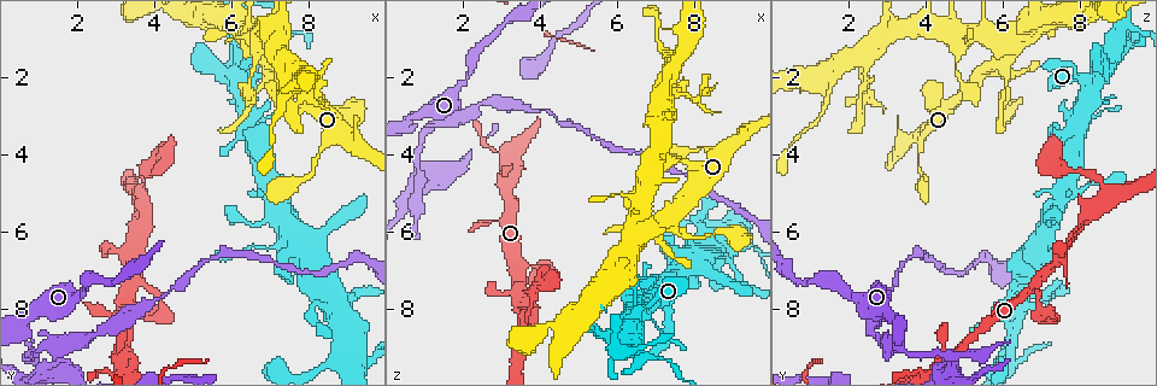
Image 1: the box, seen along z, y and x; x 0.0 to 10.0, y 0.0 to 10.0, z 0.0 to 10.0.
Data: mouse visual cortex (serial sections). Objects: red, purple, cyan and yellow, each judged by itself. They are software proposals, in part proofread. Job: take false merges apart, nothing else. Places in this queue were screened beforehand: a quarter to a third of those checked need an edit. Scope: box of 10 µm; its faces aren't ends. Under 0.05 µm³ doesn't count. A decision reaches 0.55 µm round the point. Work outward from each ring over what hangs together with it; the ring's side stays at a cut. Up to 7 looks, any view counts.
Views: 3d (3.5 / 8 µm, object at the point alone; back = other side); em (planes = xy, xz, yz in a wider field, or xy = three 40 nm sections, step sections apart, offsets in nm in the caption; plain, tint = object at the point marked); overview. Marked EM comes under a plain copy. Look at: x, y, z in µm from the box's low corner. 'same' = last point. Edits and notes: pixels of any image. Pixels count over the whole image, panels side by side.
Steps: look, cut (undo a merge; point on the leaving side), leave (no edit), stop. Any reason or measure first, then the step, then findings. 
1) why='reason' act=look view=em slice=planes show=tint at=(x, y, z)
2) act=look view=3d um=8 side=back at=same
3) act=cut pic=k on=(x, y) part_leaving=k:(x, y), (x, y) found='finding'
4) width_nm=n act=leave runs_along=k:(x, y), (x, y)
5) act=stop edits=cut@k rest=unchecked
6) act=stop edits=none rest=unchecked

why='sharp bend' act=look view=3d um=8 at=(1.45, 8.85, 3.25)

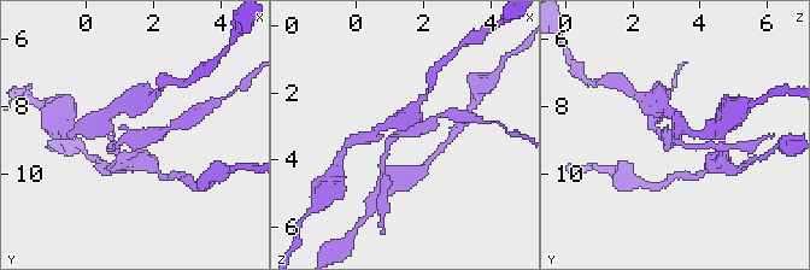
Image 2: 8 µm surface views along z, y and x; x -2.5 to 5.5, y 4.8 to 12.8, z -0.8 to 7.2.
act=look view=em slice=planes show=tint at=same

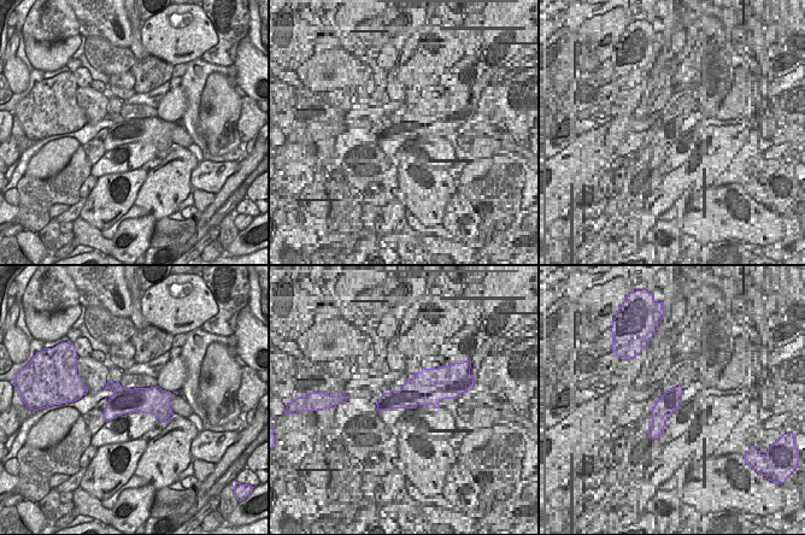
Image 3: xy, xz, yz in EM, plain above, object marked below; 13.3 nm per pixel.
arm_widths_nm=150,200,400 act=cut pic=2 on=(740, 145) part_leaving=2:(678, 140), (685, 146), (711, 145) found='a second cell is stuck on'

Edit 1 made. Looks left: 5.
why='branch point' act=look view=3d um=3.5 at=(3.50, 6.60, 7.55)

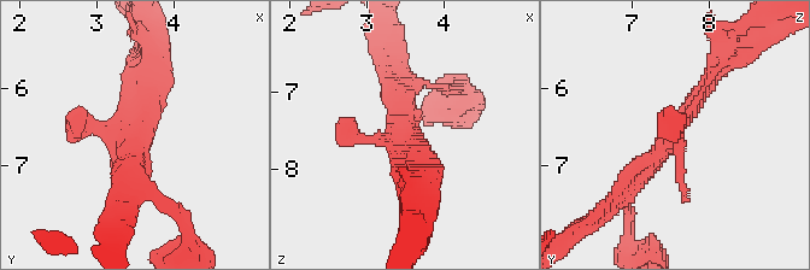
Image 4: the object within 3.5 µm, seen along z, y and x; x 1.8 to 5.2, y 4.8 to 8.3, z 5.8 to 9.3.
act=leave runs_along=4:(615, 198), (674, 135), (714, 75) found='all the same cell'

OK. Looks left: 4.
act=stop edits=cut@2 rest=unchecked

